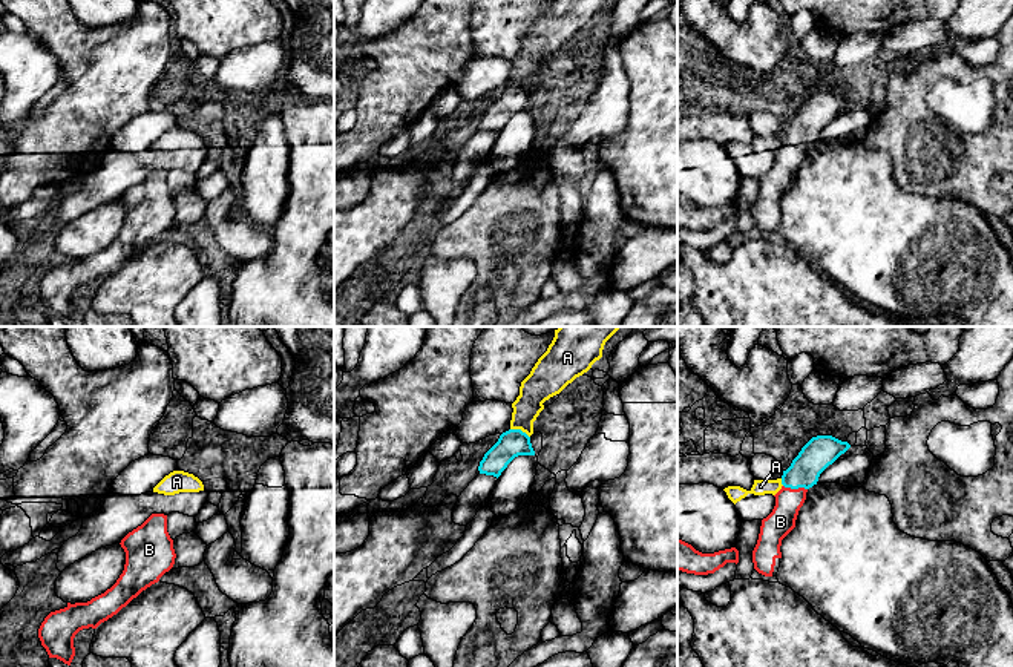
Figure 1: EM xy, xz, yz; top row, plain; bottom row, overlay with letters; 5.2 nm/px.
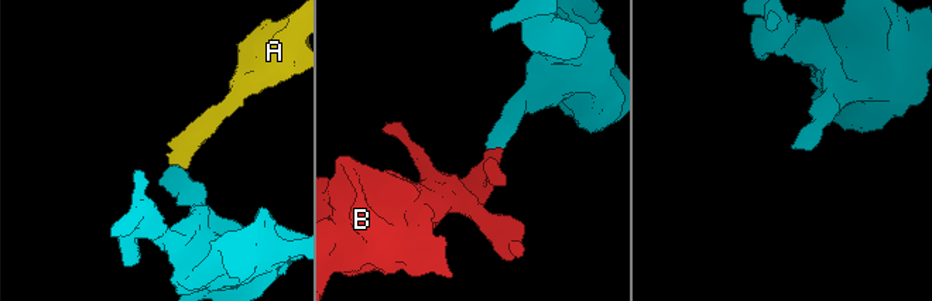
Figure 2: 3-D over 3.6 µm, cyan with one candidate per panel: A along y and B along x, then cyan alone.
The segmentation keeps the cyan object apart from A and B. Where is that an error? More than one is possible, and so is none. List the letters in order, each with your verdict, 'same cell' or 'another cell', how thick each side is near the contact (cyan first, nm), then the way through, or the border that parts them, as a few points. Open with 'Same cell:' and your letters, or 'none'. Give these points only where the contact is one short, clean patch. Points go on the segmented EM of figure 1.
Same cell: B
A: another cell; calibres 140 and 160 nm; border xz (511, 428), (520, 428), (529, 437)
B: same cell; calibres 170 and 150 nm; way yz (819, 453), (796, 480), (796, 488), (780, 522)

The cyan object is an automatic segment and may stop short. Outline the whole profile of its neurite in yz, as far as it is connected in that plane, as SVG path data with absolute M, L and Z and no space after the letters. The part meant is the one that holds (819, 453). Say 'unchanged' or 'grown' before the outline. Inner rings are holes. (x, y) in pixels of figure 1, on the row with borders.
grown; M832 435L812 437L783 471L782 489L774 495L772 512L762 520L757 544L752 550L754 569L772 577L775 560L782 558L782 540L795 527L800 508L809 488L817 485L820 474L832 465L851 445Z

